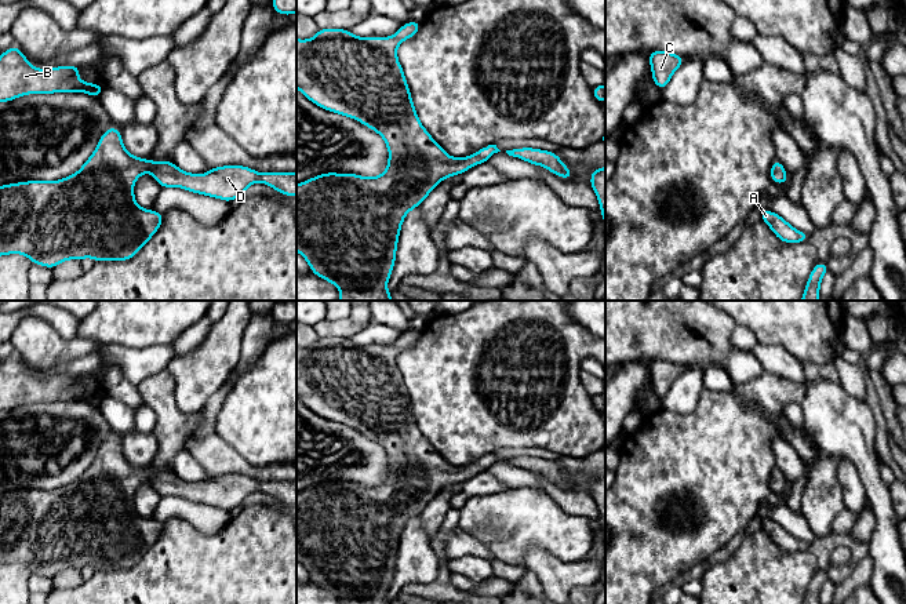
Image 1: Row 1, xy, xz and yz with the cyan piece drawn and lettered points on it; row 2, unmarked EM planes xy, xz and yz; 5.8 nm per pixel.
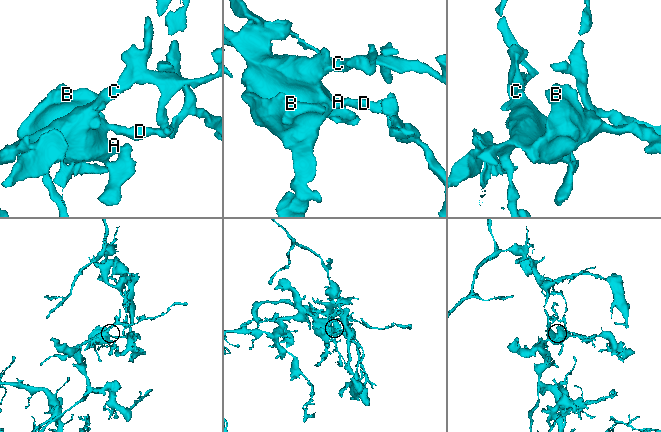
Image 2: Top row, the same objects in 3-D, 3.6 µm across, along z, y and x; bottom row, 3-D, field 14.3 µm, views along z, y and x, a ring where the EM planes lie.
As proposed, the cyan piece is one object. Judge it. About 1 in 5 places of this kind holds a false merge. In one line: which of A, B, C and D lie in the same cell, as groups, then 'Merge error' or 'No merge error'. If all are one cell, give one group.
Groups: A B C D. No merge error

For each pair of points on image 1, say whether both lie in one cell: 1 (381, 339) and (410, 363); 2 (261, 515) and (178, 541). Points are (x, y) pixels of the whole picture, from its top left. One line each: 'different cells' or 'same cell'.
1: different cells
2: same cell

